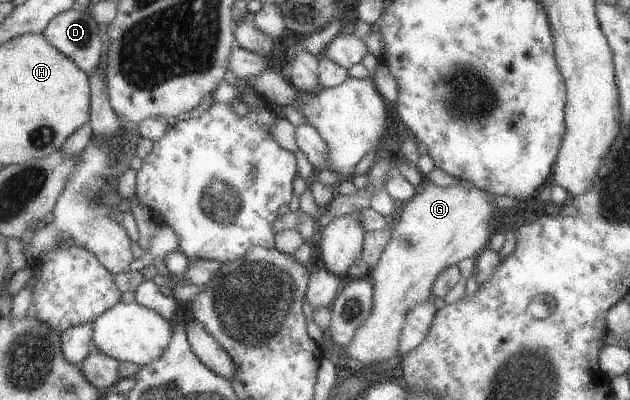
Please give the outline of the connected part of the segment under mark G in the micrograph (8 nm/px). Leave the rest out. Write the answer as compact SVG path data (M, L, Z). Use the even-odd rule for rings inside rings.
M459 180L450 187L441 187L431 181L422 183L416 195L405 203L402 213L398 216L398 223L392 229L390 241L384 247L378 263L372 269L372 289L374 289L374 305L368 319L358 327L354 339L348 347L342 347L340 357L350 357L371 367L380 365L385 361L400 355L400 331L404 327L406 311L418 303L426 303L432 299L432 286L436 277L447 267L457 265L466 257L476 258L479 253L488 247L491 238L490 219L494 217L496 205L492 201L493 193L480 191L476 187L464 187Z

